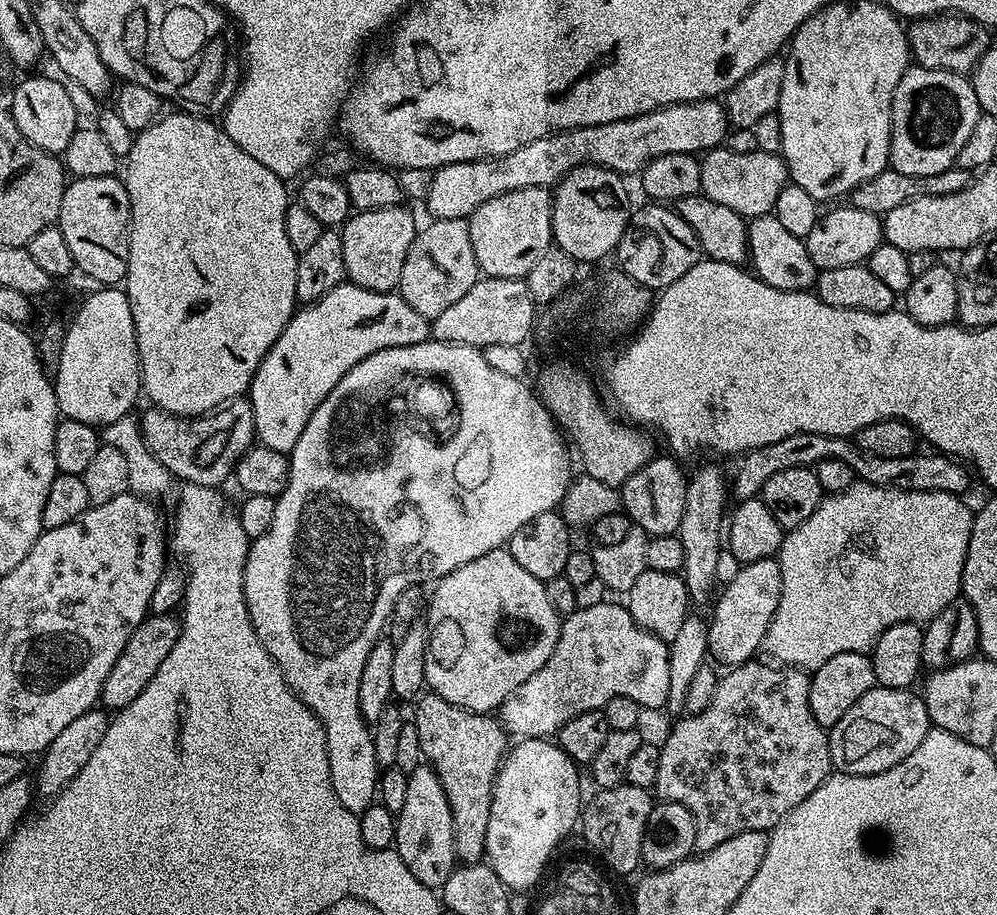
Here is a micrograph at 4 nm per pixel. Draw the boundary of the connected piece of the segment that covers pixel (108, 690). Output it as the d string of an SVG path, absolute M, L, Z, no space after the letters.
M149 614L145 616L138 630L130 634L130 642L126 642L122 654L118 654L118 662L114 662L114 670L106 674L106 682L100 691L99 703L108 710L119 710L130 706L130 702L134 702L134 698L138 698L138 694L146 690L146 682L154 678L158 666L162 666L162 658L166 658L166 654L174 650L174 642L178 642L179 637L180 620L175 615Z

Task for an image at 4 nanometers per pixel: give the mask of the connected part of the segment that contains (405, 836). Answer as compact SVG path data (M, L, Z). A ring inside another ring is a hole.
M421 762L413 772L408 773L406 798L395 818L394 850L402 862L406 862L406 870L410 870L422 886L440 890L458 861L454 850L454 818L450 814L450 802L446 802L446 790L442 790L442 782L438 782L438 774L431 764Z

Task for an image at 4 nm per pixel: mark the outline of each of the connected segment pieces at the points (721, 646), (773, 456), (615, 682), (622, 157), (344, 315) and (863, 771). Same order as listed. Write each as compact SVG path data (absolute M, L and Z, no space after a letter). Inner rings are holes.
M779 559L750 562L737 569L732 576L732 581L724 589L723 587L719 589L711 605L712 618L707 621L707 655L717 665L744 664L761 651L766 630L774 618L774 610L778 610L778 602L782 594L782 570Z
M799 432L790 434L790 438L782 438L779 442L770 442L770 446L758 446L751 452L743 453L739 457L740 465L737 466L736 473L733 476L731 473L730 476L730 496L731 499L733 496L733 501L736 502L759 497L763 493L764 483L779 471L812 468L824 460L846 462L846 466L854 470L857 478L883 488L964 494L964 491L971 486L973 473L961 461L935 450L928 450L925 456L920 455L882 458L878 454L870 454L870 450L862 450L847 436L823 436Z
M605 602L598 606L577 608L569 616L563 617L560 626L558 646L554 646L554 654L550 654L550 662L538 670L538 674L530 674L506 702L498 709L498 719L509 737L529 740L530 738L552 738L559 733L570 718L583 712L598 712L604 709L610 701L621 696L630 698L641 709L648 710L652 699L661 695L665 687L665 665L668 662L669 645L650 634L642 626L634 622L623 603L611 604Z
M713 98L685 104L668 104L653 112L638 114L634 118L622 118L618 122L602 122L598 126L571 128L568 132L551 132L550 135L538 138L534 142L526 142L526 146L518 146L518 150L505 156L458 162L454 168L456 172L464 172L464 181L444 181L443 171L433 171L432 181L428 184L428 208L435 219L458 218L462 220L471 216L475 208L482 206L482 202L496 198L498 194L506 194L510 190L555 186L559 184L564 175L580 164L595 164L597 168L609 168L621 174L629 174L628 172L639 174L644 171L644 167L651 160L662 154L703 154L712 148L719 148L725 143L729 131L728 112L719 99Z
M345 282L334 286L330 291L312 304L297 307L282 330L278 342L270 346L266 358L258 366L252 379L250 399L254 410L254 422L259 443L265 448L273 448L288 454L298 442L298 434L310 422L310 414L318 410L322 398L338 386L342 374L358 366L362 358L370 354L378 354L378 350L386 350L390 346L412 346L429 339L430 322L418 310L410 306L395 291L375 292L362 286Z
M877 686L862 694L828 732L833 769L851 776L882 774L914 754L930 727L923 695L914 693L907 688Z

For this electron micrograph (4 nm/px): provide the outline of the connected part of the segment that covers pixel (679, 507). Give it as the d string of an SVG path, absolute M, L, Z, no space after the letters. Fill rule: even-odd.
M671 454L653 455L652 459L642 466L626 482L620 485L619 507L637 529L648 532L649 537L674 536L679 533L682 522L682 510L686 510L686 486L688 476L680 469L681 461Z

